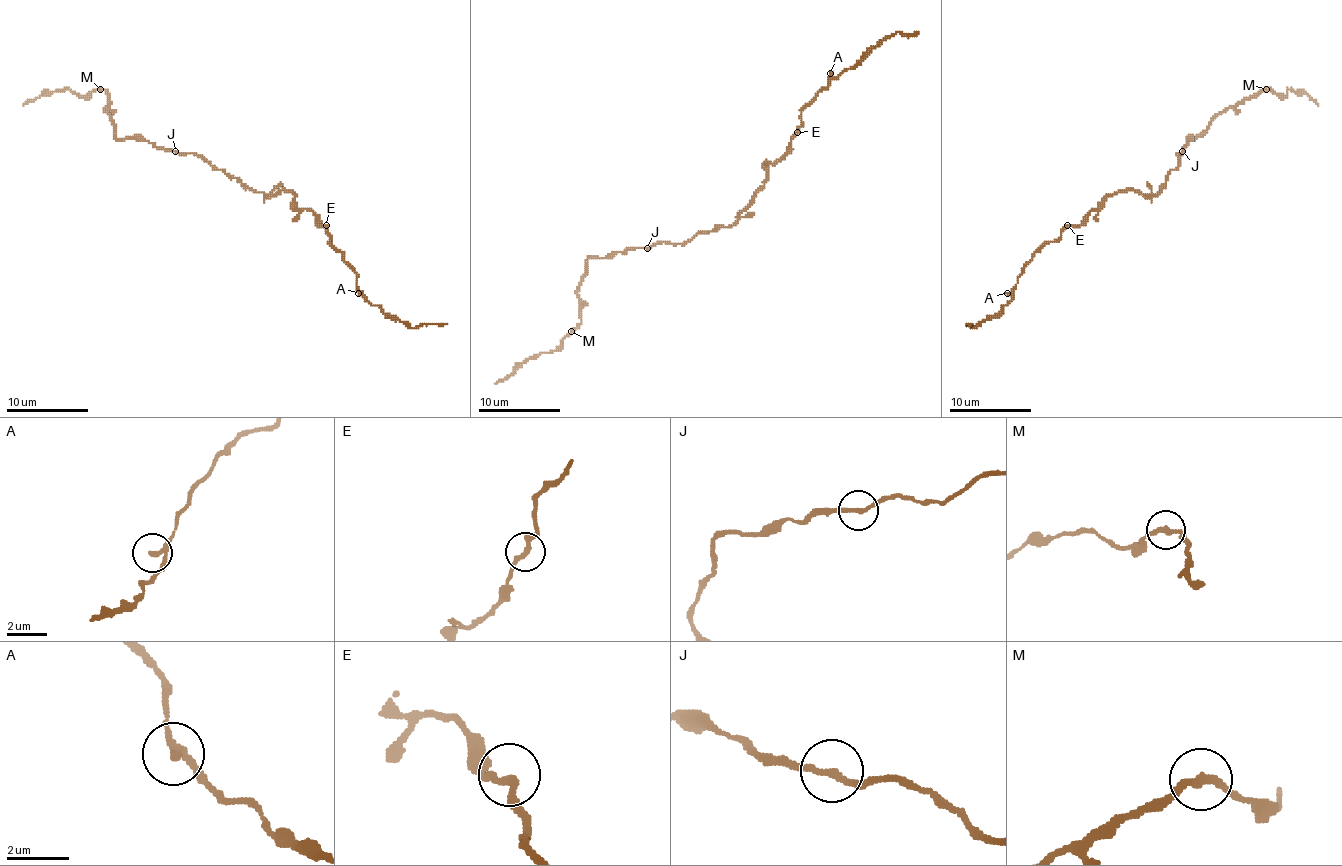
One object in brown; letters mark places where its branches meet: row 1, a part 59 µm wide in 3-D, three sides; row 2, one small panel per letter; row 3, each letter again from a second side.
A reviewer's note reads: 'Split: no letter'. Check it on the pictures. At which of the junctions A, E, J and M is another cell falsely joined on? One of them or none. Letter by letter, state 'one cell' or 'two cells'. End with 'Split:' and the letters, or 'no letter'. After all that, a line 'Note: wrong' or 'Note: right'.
A: one cell
E: one cell
J: one cell
M: one cell
Split: no letter
Note: right

